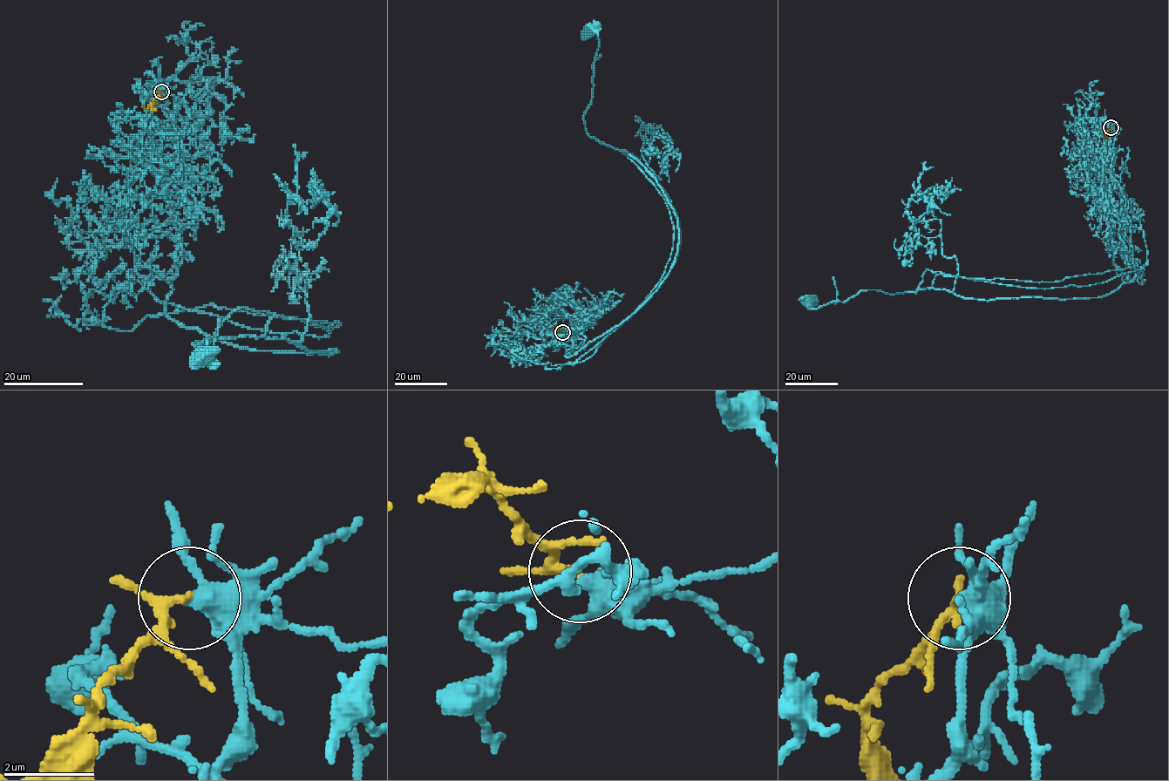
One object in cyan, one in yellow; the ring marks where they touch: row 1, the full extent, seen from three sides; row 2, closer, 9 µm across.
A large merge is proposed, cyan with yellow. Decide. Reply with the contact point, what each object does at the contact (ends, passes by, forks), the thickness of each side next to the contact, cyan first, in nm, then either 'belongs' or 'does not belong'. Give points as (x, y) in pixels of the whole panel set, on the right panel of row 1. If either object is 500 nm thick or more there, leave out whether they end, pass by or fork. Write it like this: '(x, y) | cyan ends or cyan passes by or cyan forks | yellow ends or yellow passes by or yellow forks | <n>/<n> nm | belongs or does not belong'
(1111, 127) | cyan passes by | yellow passes by | 380/180 nm | does not belong

